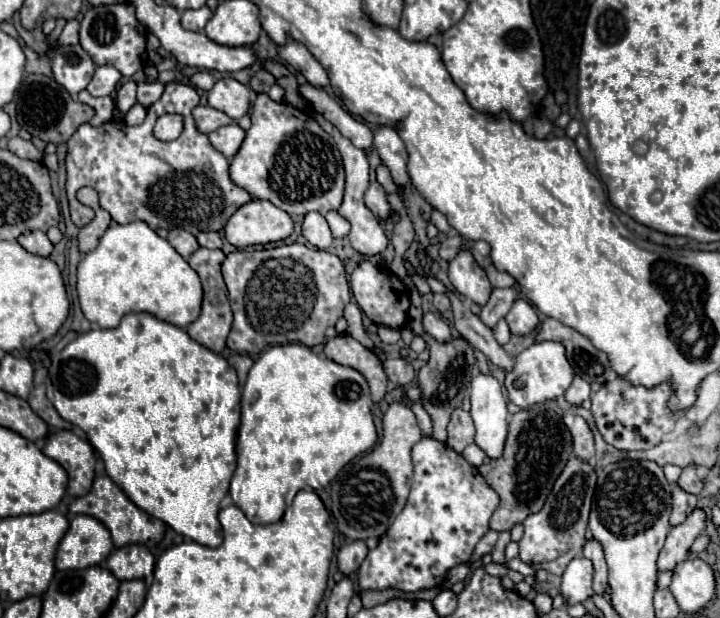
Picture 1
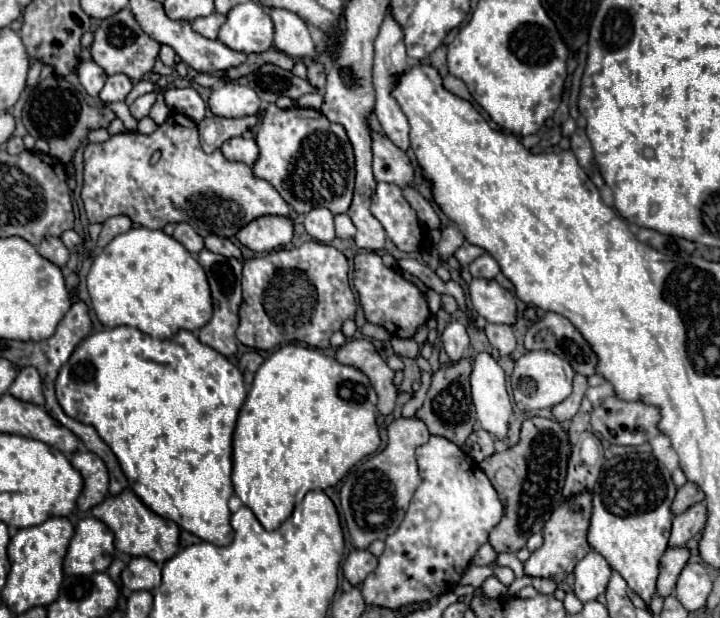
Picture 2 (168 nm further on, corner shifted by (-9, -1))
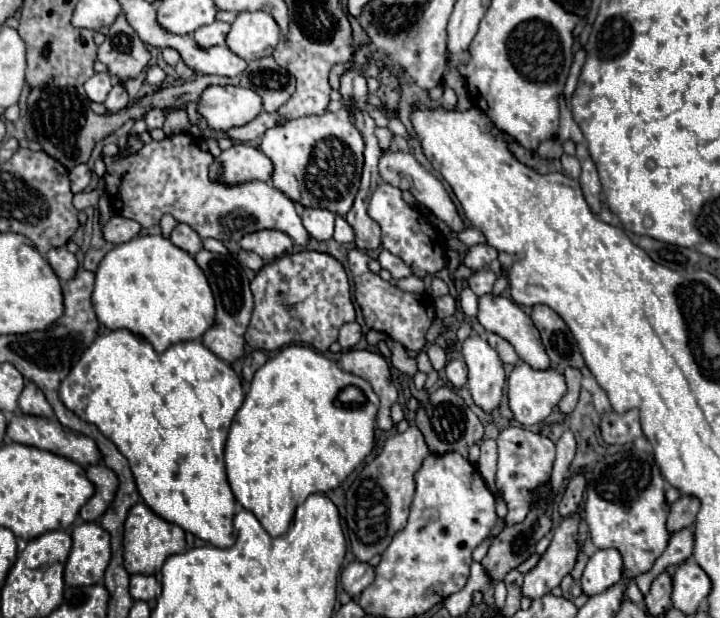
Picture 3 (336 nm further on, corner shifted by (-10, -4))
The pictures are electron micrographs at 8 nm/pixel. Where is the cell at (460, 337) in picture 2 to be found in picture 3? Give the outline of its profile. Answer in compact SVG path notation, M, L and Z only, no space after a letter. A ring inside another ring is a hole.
M454 357L452 361L448 361L448 365L446 365L446 379L448 379L448 383L454 389L460 389L460 387L466 385L466 375L468 375L466 363L460 357Z

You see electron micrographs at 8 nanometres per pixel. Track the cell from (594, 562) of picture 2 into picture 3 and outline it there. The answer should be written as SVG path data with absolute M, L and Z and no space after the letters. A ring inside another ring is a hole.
M600 549L590 557L584 575L580 579L580 585L584 593L592 597L618 583L622 577L622 569L624 563L618 549Z

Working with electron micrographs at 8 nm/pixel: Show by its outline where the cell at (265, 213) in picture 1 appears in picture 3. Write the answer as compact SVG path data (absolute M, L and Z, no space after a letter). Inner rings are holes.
M256 231L240 239L242 249L260 255L266 261L272 261L284 255L292 245L294 245L292 239L282 231Z

